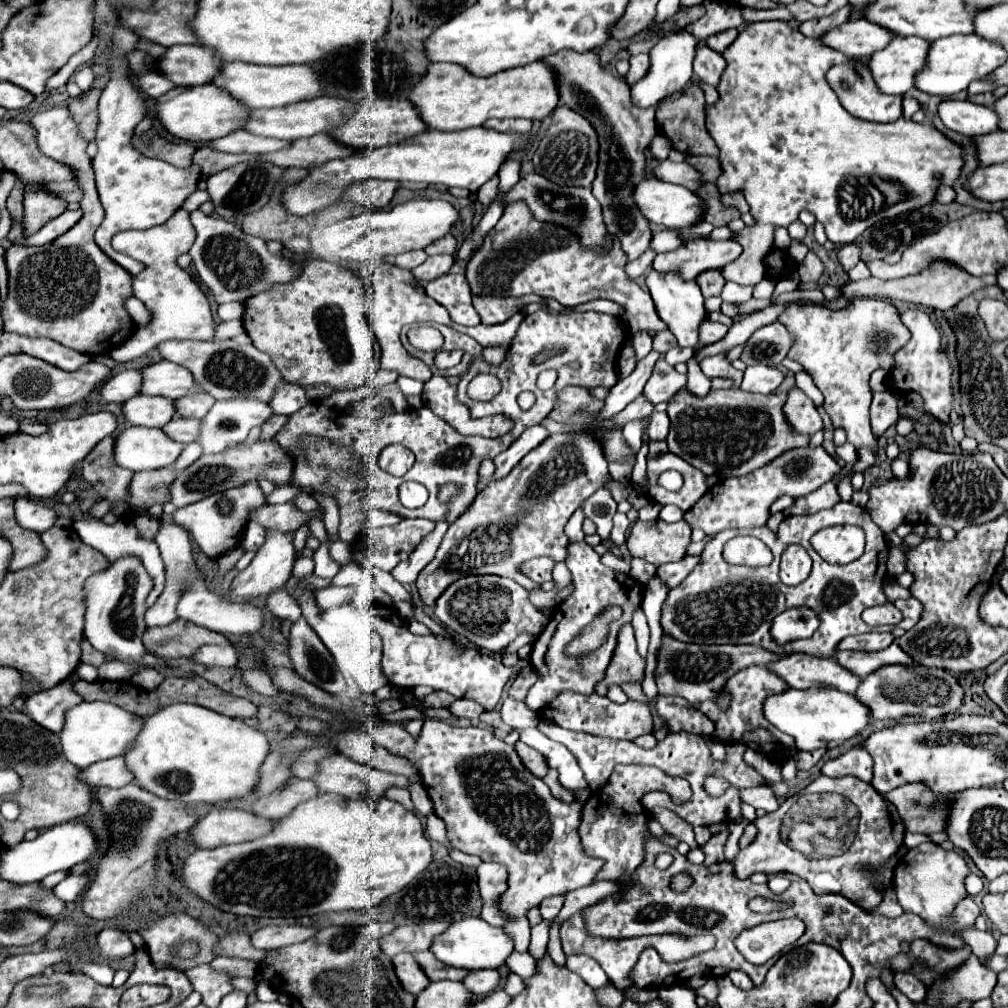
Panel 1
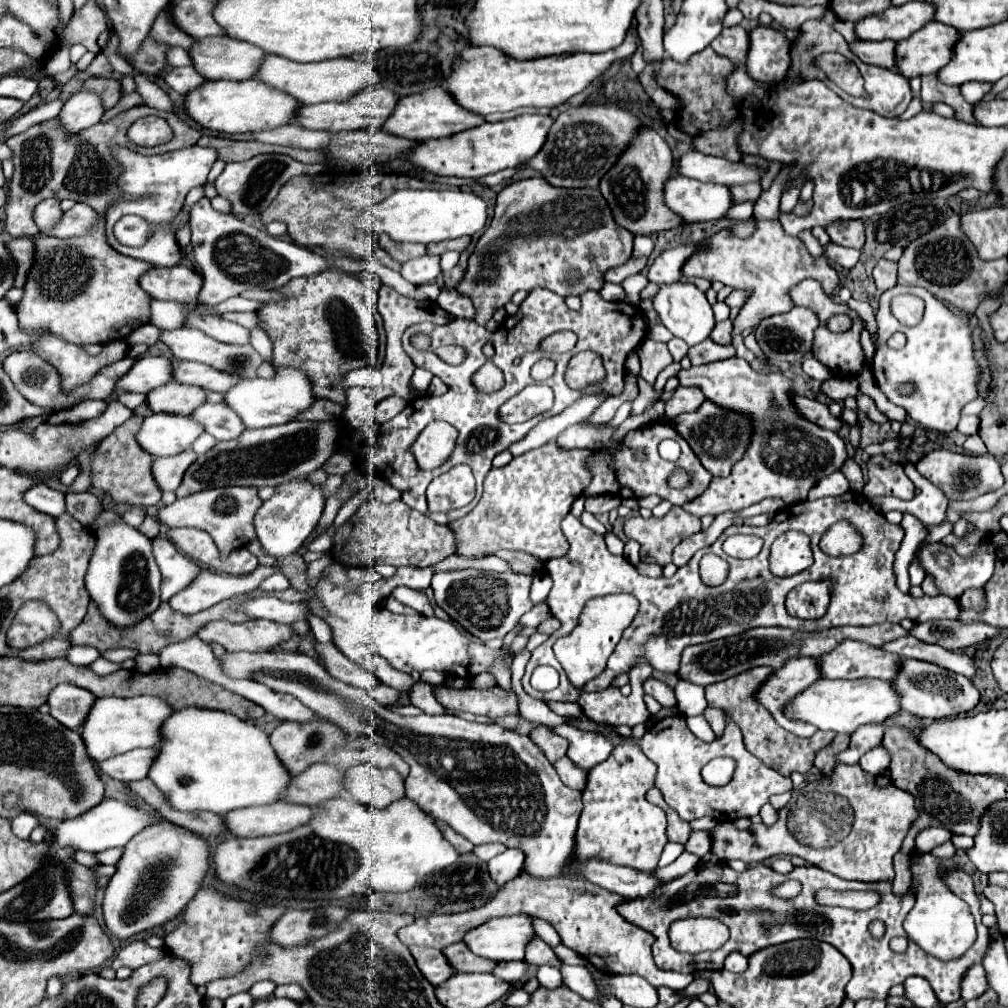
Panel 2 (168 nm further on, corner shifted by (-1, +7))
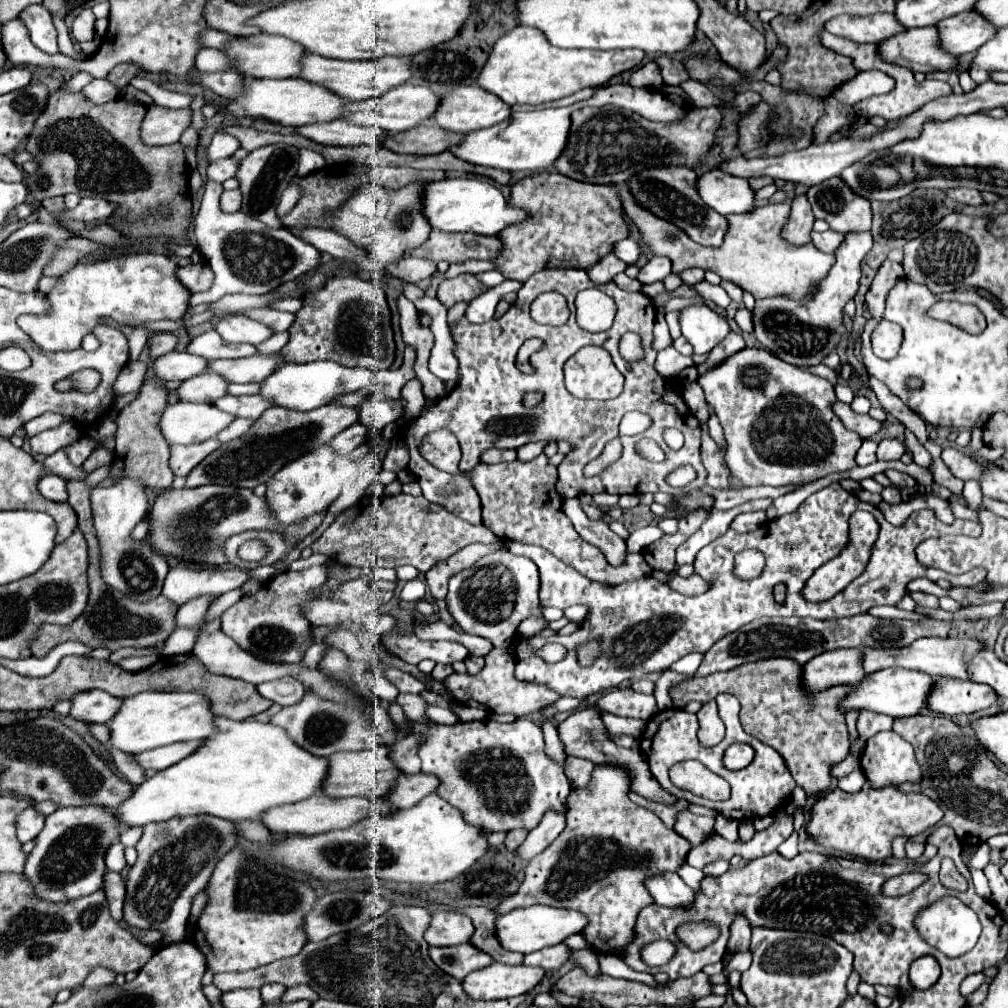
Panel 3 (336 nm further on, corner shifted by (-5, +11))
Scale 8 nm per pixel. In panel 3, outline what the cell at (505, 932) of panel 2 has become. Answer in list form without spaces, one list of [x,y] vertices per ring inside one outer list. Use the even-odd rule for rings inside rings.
[[[529,906],[529,908],[515,908],[503,916],[497,918],[497,938],[501,940],[503,948],[509,948],[513,952],[531,954],[545,946],[561,944],[571,934],[583,932],[587,926],[587,916],[577,910],[567,908],[553,908],[553,906]]]

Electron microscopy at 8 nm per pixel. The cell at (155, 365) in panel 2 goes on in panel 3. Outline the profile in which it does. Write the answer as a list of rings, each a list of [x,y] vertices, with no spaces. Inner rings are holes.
[[[169,352],[155,360],[155,376],[161,376],[163,380],[189,380],[193,376],[199,376],[207,372],[209,360],[189,354],[189,352]]]

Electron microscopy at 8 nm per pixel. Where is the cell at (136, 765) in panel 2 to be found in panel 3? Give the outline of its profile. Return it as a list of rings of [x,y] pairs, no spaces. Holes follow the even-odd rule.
[[[191,740],[191,742],[177,742],[177,744],[169,744],[169,746],[145,750],[145,752],[141,752],[141,754],[135,754],[135,760],[137,760],[143,768],[165,770],[165,768],[181,762],[185,756],[193,754],[195,750],[199,750],[199,748],[203,746],[203,742],[205,742],[205,740]]]

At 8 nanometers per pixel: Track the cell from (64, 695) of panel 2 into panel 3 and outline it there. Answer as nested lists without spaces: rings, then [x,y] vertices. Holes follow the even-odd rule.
[[[89,690],[73,696],[71,716],[89,724],[105,724],[117,714],[121,704],[123,700],[105,694],[103,690]]]

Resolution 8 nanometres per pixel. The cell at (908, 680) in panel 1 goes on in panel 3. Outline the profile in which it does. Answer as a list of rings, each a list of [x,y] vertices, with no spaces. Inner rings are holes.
[[[953,678],[943,680],[945,688],[929,696],[929,708],[943,716],[981,712],[999,702],[997,692],[987,684],[979,684],[973,680],[953,680]]]

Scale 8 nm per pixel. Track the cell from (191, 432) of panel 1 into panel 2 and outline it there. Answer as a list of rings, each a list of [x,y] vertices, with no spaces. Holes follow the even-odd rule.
[[[203,404],[199,406],[191,418],[205,428],[217,442],[235,440],[245,428],[241,428],[241,418],[235,412],[229,412],[225,404]]]

